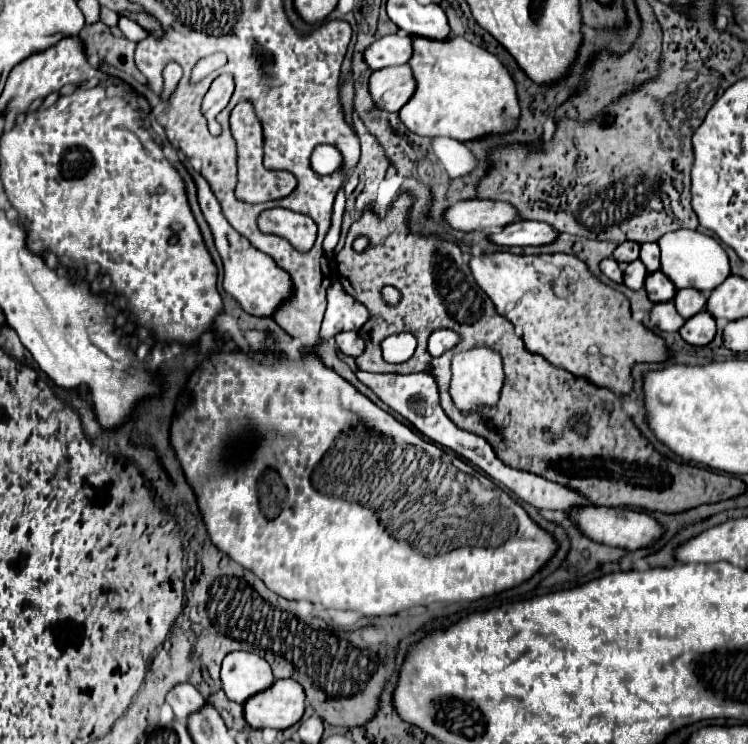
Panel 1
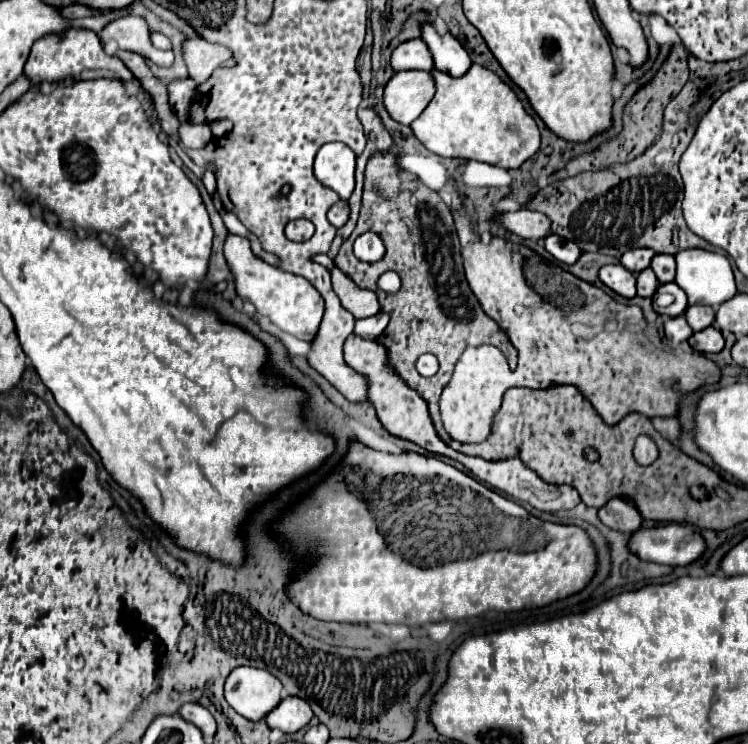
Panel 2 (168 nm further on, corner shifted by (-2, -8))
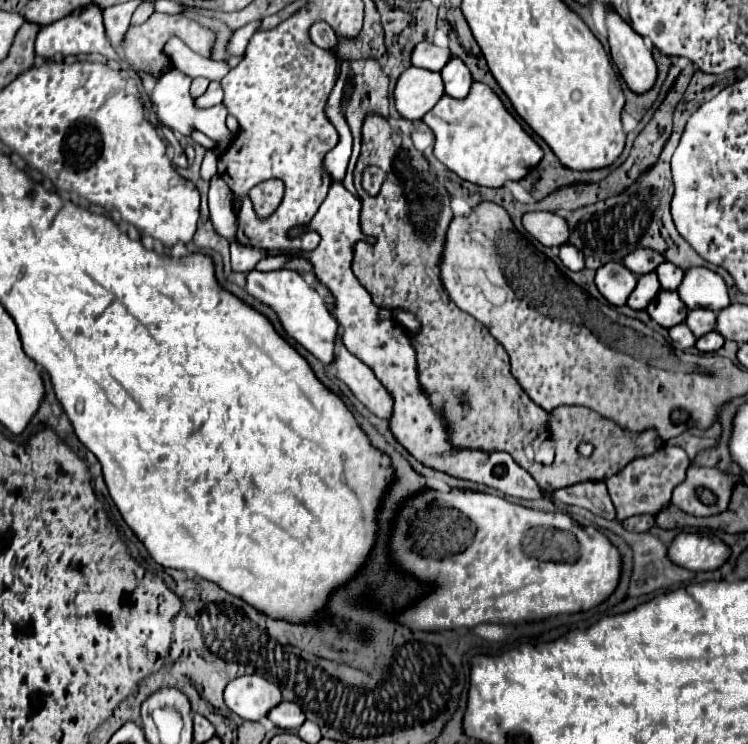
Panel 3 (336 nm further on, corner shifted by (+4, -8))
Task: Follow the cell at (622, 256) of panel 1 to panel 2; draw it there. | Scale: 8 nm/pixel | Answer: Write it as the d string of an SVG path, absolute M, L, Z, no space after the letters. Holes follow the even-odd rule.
M630 249L622 255L620 263L632 273L640 273L642 269L646 269L650 265L652 255L654 255L652 249Z

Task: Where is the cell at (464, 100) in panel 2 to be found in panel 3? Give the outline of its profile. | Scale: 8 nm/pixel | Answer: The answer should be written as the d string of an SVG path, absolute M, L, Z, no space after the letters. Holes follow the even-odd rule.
M474 83L470 95L462 101L444 95L438 101L438 107L428 111L422 121L436 135L434 155L460 179L474 185L498 189L506 181L520 181L544 157L536 141L522 129L522 125L506 111L498 95L484 83Z

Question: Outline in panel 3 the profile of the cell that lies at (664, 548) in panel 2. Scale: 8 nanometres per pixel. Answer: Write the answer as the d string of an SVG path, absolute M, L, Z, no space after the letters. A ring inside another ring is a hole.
M680 533L670 545L670 559L690 571L716 571L720 569L732 549L716 535Z

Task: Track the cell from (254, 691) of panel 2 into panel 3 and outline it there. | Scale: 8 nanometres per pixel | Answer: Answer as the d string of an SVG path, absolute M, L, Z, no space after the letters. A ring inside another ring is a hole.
M244 675L228 683L224 691L226 705L246 721L260 721L282 701L280 689L258 675Z

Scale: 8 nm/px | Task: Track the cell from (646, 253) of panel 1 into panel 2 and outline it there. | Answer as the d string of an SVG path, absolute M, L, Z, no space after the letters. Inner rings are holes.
M656 253L652 257L652 271L656 273L658 281L660 283L670 283L674 281L674 273L676 273L676 261L674 261L674 255L660 255Z

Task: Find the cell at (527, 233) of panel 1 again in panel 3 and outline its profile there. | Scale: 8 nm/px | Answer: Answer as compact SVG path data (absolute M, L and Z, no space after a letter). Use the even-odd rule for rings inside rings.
M562 245L560 247L560 259L570 271L580 271L584 269L584 255L572 245Z

